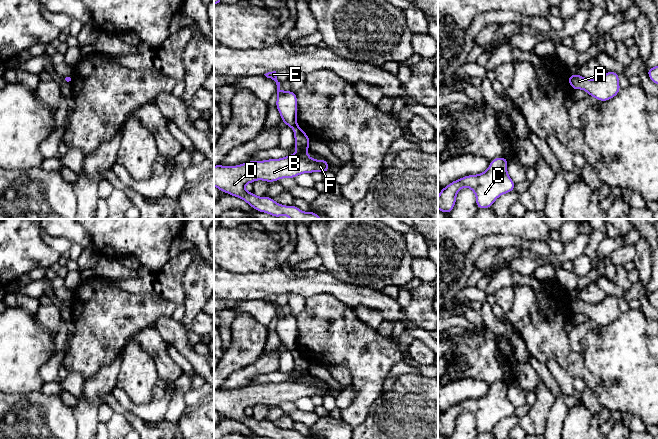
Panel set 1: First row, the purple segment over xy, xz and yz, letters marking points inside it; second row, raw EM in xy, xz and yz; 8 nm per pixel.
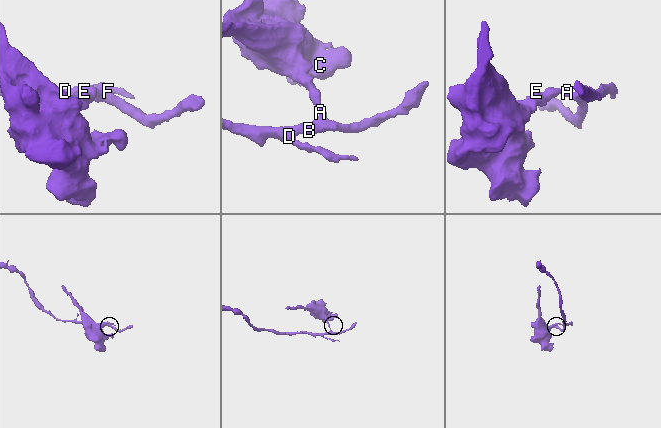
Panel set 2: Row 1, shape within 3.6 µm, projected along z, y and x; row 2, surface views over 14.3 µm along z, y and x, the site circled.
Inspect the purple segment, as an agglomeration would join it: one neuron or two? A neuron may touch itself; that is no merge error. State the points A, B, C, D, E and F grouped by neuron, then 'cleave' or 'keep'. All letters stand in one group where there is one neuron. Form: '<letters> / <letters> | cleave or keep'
A B D F / C E | cleave

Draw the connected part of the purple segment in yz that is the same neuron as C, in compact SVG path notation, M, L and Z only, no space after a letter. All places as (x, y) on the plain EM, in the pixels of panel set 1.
M498 381L491 385L485 396L451 406L440 414L438 433L450 437L455 430L456 419L463 411L468 411L475 417L478 433L490 432L502 418L514 415L515 407L507 397L507 390L508 384Z

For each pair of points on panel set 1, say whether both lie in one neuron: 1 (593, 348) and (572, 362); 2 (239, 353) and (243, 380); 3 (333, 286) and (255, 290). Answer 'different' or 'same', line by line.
1: different
2: different
3: same

